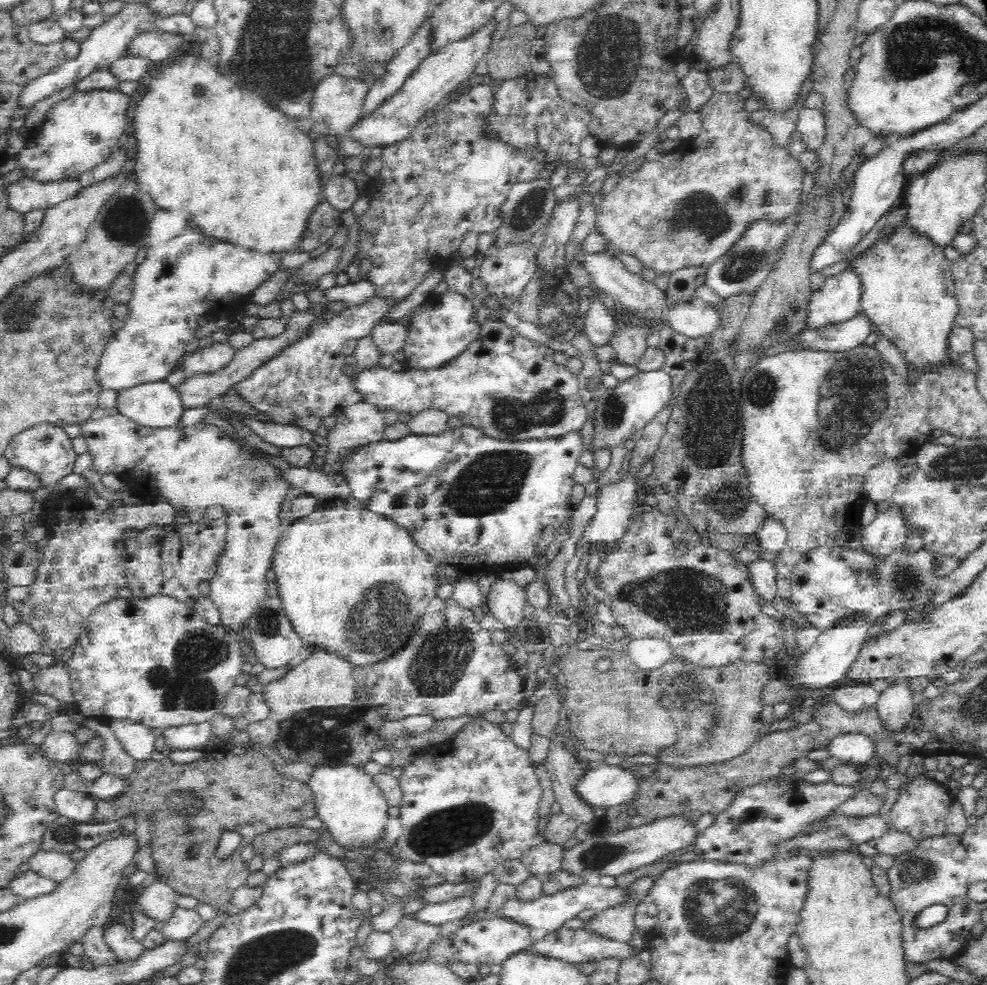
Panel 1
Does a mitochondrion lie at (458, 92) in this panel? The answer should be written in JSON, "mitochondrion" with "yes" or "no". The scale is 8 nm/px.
{"mitochondrion":"no"}

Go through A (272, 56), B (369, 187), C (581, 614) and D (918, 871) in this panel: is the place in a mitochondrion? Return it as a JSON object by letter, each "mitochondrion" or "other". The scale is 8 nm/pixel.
{"A":"mitochondrion","B":"other","C":"other","D":"mitochondrion"}

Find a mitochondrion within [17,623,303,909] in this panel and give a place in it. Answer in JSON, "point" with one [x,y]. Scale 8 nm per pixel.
{"point":[185,683]}

